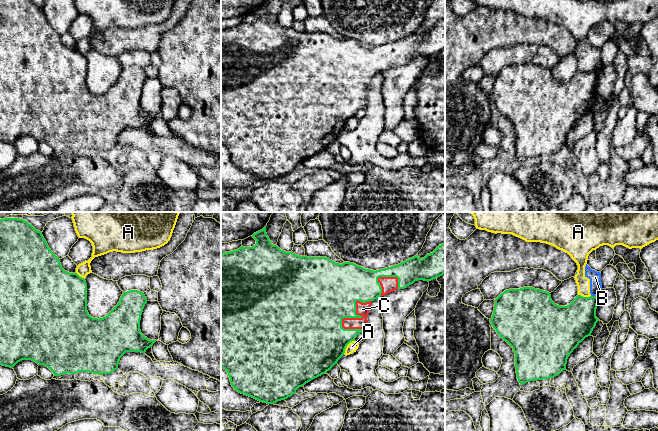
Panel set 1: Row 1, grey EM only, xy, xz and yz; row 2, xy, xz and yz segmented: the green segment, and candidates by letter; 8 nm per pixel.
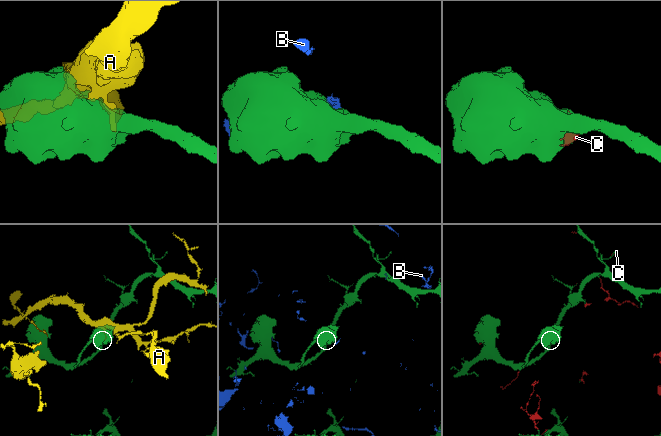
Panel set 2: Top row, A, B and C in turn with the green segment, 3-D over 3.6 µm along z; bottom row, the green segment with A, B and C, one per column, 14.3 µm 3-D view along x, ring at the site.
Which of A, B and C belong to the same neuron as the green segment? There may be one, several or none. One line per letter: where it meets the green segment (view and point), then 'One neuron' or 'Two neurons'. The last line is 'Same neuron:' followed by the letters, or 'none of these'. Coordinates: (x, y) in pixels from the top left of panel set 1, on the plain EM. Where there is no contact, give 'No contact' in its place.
A: Touches green at xz (346, 122). Two neurons
B: Touches green at yz (594, 72). Two neurons
C: Touches green at xz (358, 91). One neuron
Same neuron: C

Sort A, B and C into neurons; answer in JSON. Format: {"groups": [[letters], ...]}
{"groups": [["A", "B"], ["C"]]}

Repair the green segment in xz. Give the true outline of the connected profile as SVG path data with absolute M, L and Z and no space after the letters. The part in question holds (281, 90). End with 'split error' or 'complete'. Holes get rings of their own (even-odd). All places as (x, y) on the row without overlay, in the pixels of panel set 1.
M266 2L254 9L252 13L256 16L253 23L241 22L237 26L221 30L221 144L228 149L231 161L237 168L267 180L274 180L291 173L299 163L327 149L337 140L344 131L347 121L355 117L355 114L367 105L367 92L371 79L375 75L397 65L404 65L415 57L429 58L445 49L445 19L439 21L432 29L427 30L422 35L416 31L398 41L373 47L350 38L339 40L327 33L299 32L293 28L283 27L271 19L266 9Z; split error

